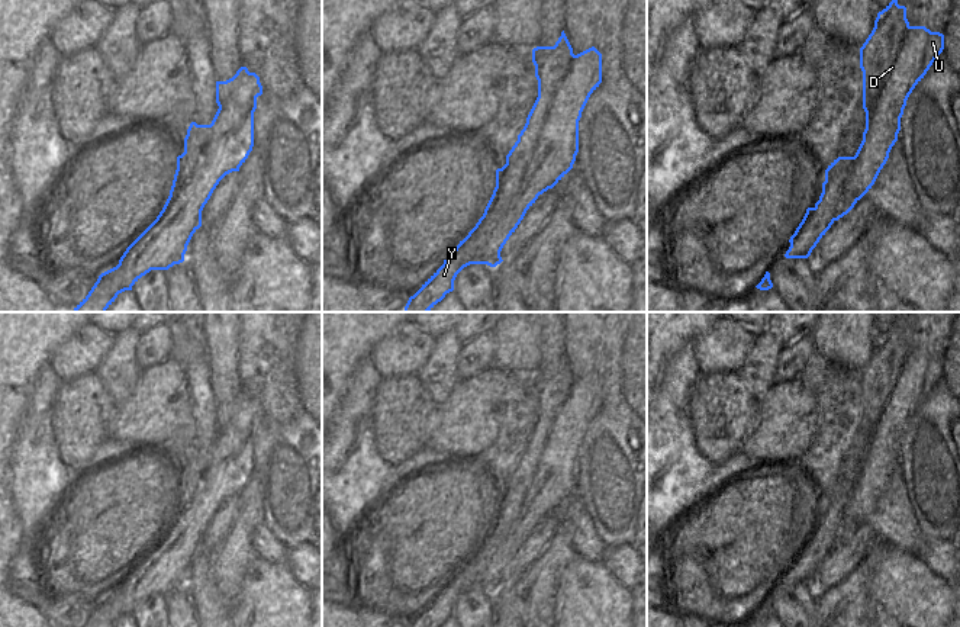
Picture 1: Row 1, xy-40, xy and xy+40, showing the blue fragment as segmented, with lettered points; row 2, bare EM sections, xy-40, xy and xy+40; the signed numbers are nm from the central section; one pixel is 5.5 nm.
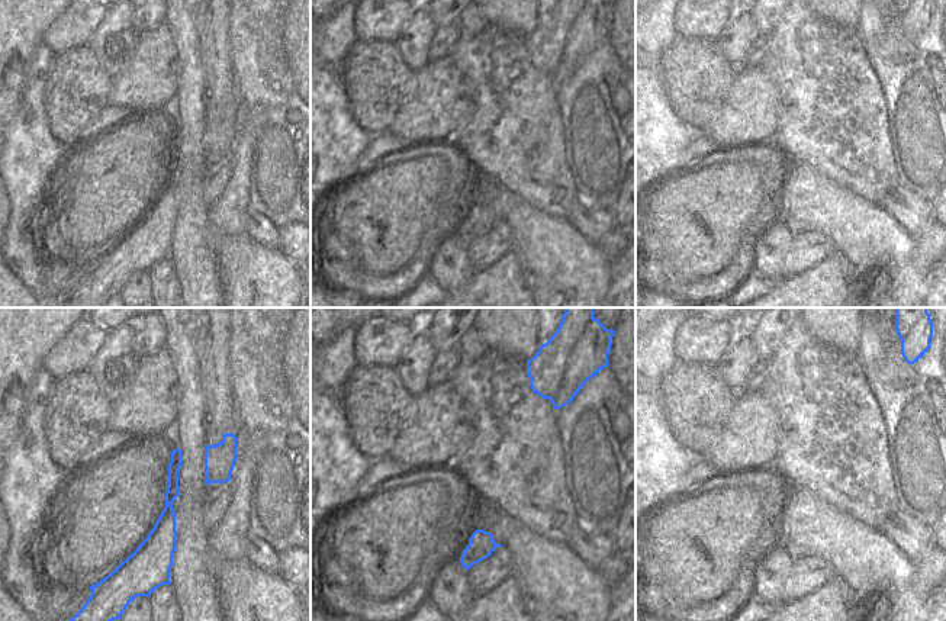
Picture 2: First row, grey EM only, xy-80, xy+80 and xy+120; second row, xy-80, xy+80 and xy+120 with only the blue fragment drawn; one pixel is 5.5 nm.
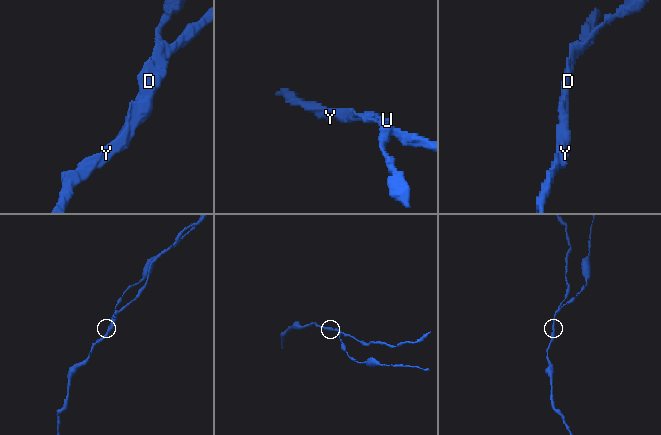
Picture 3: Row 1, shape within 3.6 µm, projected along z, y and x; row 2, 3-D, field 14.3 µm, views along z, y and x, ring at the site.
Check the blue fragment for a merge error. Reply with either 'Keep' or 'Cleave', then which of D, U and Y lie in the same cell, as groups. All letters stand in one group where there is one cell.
Cleave. Groups: D / U Y

